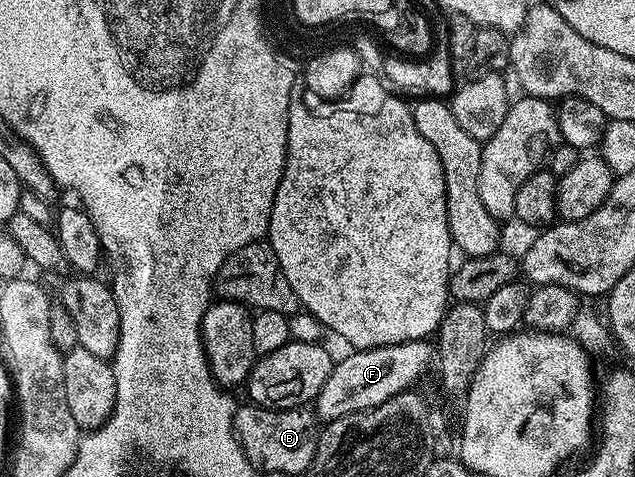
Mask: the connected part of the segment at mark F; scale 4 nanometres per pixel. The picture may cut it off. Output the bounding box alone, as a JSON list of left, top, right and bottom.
[315,341,435,424]

